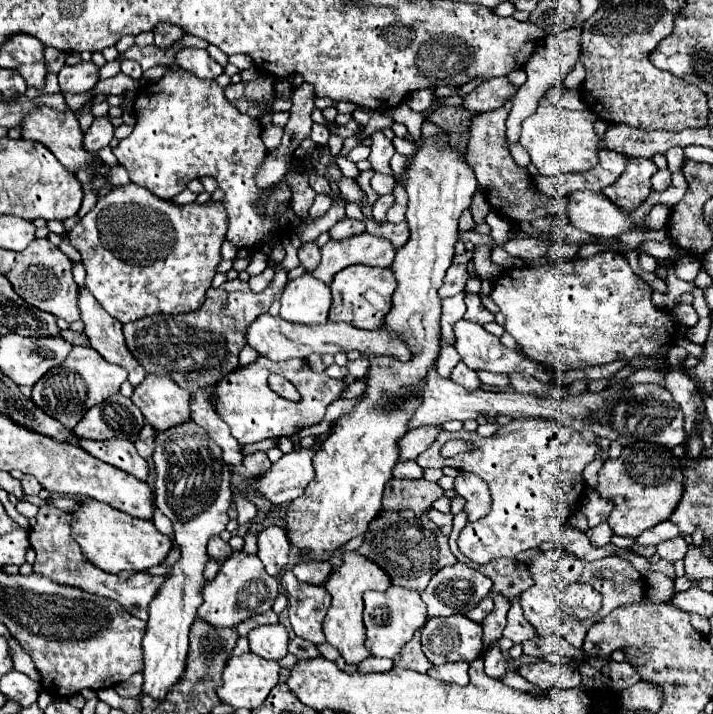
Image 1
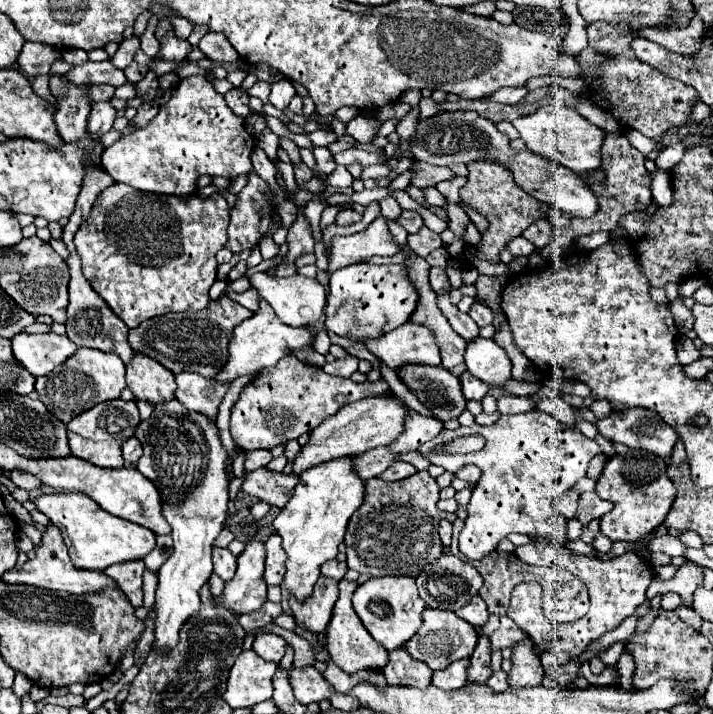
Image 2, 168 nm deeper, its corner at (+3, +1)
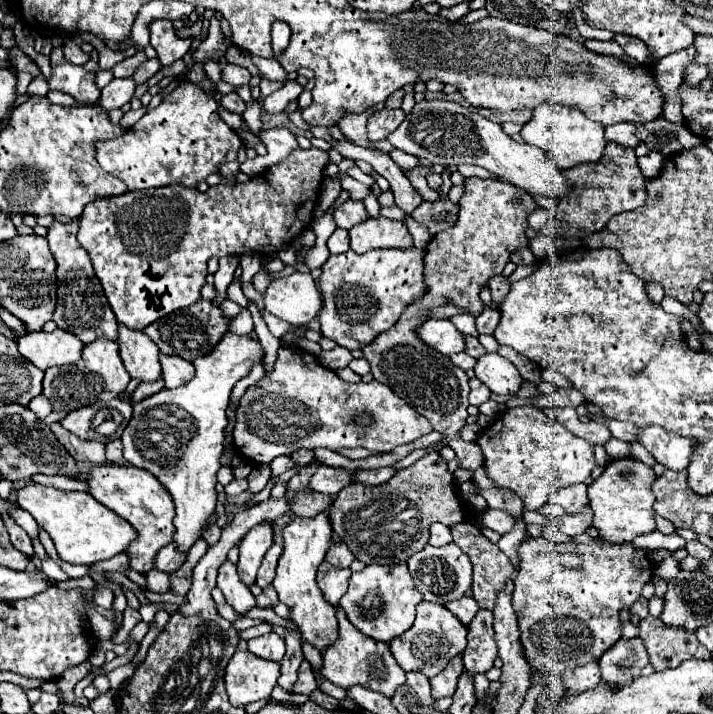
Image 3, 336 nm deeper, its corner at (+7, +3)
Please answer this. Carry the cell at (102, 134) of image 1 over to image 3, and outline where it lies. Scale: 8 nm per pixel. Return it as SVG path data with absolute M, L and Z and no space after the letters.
M114 78L108 86L102 88L98 106L104 112L112 112L116 108L122 108L126 102L132 100L134 90L136 90L136 82L132 78Z

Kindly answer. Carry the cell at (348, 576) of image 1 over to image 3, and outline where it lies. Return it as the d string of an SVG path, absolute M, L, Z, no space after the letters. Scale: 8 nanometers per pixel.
M340 608L336 612L336 618L338 618L338 640L334 642L334 646L330 646L326 650L326 654L322 654L324 656L322 674L340 688L350 688L354 684L362 684L370 690L392 696L394 690L404 682L404 670L398 666L398 662L390 654L388 644L366 638L358 628L354 628L354 624L348 622L346 612L342 612Z

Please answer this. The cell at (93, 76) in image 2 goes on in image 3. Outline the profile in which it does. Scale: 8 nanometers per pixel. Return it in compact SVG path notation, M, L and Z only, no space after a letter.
M136 52L134 56L118 62L118 64L112 68L114 78L128 78L128 76L132 76L134 70L136 70L144 60L146 60L146 54L144 54L144 52Z

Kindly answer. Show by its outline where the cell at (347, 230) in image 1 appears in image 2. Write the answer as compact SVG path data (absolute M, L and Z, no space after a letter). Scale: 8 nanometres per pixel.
M342 210L338 216L336 216L336 224L338 226L346 226L346 224L354 224L354 222L360 222L362 220L362 214L354 212L354 210Z

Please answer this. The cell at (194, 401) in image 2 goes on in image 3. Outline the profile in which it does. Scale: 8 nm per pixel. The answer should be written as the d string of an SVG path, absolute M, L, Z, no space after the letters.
M160 356L162 364L162 380L166 382L166 388L178 388L192 380L194 366L178 356Z

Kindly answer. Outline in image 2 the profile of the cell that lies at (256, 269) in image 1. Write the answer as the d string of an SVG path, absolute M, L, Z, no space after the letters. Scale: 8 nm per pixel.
M258 272L258 274L252 274L249 281L252 282L252 286L256 286L258 294L272 306L272 310L278 314L278 318L284 324L306 326L306 324L316 322L324 314L326 292L324 292L324 288L318 280L306 278L306 276L300 276L300 274L294 274L290 278L276 278L276 276L272 278L264 272Z

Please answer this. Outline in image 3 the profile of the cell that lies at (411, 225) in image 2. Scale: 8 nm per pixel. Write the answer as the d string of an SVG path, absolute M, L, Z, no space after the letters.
M448 198L438 202L422 202L412 214L418 224L426 226L430 236L448 230L454 226L454 218L458 218L458 204L452 204Z

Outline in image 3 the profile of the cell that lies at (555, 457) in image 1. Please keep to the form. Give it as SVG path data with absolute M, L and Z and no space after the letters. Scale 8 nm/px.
M534 406L506 410L492 426L484 428L476 444L484 454L486 476L496 488L516 492L526 510L540 510L554 490L584 482L594 470L594 446L570 434L550 414Z

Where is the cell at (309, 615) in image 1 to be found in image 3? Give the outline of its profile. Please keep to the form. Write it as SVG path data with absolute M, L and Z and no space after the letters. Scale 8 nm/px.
M322 562L316 574L316 582L318 588L322 588L322 596L328 604L338 606L338 600L342 598L342 594L346 592L348 586L348 578L350 578L350 570L342 570L342 568L334 568L328 562Z

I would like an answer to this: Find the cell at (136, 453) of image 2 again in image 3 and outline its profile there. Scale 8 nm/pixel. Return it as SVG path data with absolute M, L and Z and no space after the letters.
M120 440L106 444L106 458L110 464L126 464L126 460L122 456L122 442Z

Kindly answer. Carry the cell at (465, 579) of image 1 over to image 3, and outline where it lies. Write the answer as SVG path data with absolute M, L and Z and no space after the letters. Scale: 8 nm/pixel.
M450 542L450 544L442 546L442 548L434 548L434 546L428 544L424 550L420 550L418 554L414 554L408 560L408 570L412 574L412 580L414 580L416 588L420 590L420 594L422 594L422 598L426 602L448 604L452 600L462 598L464 592L472 584L470 558L466 554L462 554L462 550L458 550L458 546L454 546L454 542Z

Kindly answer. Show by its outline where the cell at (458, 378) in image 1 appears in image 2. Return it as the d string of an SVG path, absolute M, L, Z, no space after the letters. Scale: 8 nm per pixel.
M468 370L460 376L462 382L462 392L466 396L466 400L482 400L486 396L486 392L490 390L488 384L484 384L482 380L476 380Z

